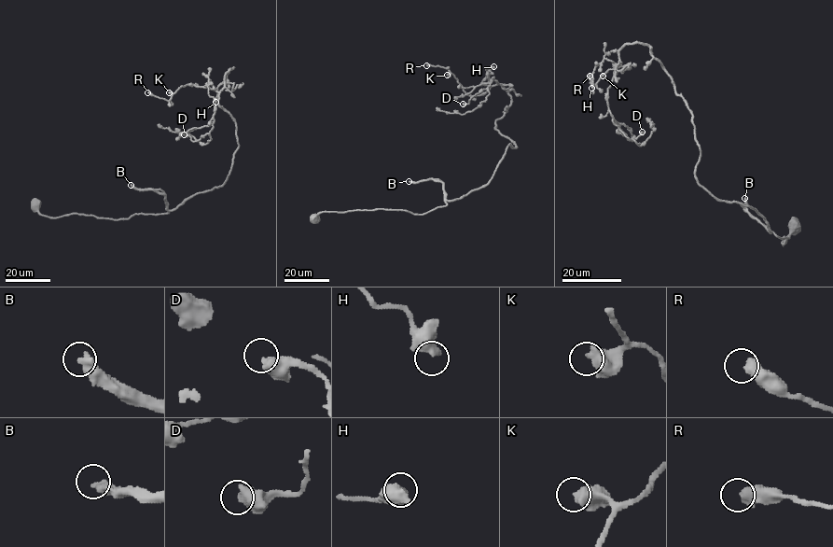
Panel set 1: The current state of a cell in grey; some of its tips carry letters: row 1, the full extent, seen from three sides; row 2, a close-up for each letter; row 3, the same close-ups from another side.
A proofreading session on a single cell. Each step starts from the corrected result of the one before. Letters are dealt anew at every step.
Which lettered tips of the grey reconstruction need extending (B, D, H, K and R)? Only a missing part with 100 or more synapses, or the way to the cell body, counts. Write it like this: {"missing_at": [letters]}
{"missing_at": ["B"]}

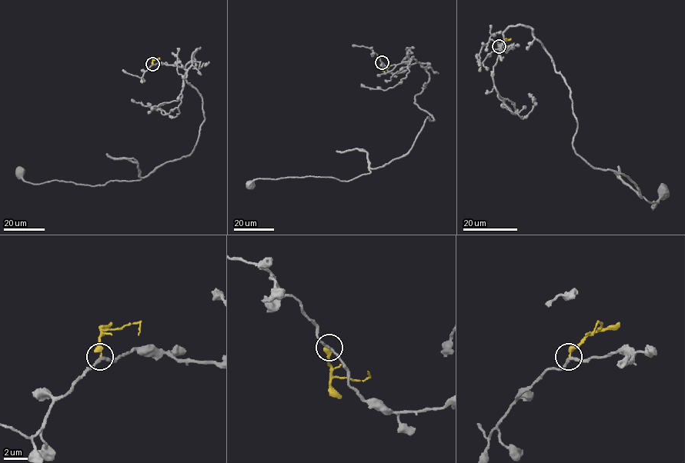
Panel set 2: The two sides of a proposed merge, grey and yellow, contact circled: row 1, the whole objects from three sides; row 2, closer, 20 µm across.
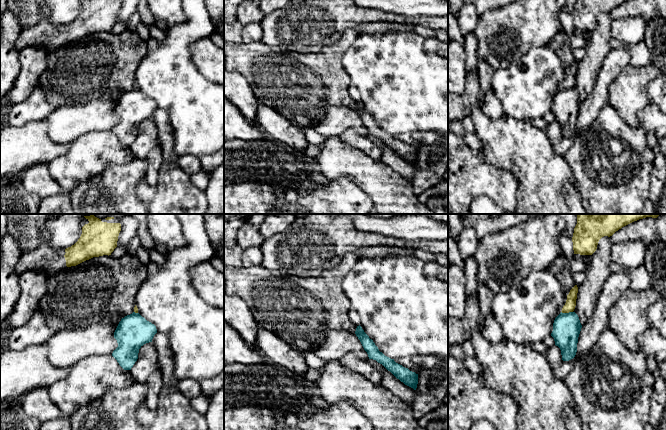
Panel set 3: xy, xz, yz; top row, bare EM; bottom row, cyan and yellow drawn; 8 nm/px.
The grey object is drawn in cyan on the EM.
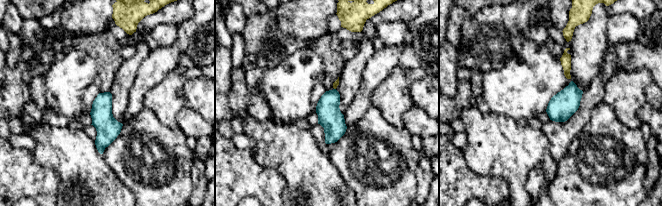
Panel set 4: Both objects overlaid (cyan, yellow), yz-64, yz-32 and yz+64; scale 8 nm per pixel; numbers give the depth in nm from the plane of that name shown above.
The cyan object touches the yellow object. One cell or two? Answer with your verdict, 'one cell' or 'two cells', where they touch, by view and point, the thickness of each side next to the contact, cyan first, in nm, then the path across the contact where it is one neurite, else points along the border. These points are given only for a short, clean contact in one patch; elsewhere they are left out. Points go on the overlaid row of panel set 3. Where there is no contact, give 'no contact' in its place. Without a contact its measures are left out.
two cells | yz (567, 313) | 220/90 nm | along yz (561, 311), (572, 312)

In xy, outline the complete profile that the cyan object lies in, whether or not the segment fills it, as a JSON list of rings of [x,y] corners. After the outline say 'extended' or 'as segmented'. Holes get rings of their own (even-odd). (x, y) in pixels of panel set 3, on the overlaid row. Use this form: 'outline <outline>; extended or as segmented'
outline [[[133,312],[125,316],[114,332],[118,347],[112,356],[124,370],[131,370],[138,359],[139,349],[144,344],[152,342],[156,333],[156,326],[139,313]]]; as segmented

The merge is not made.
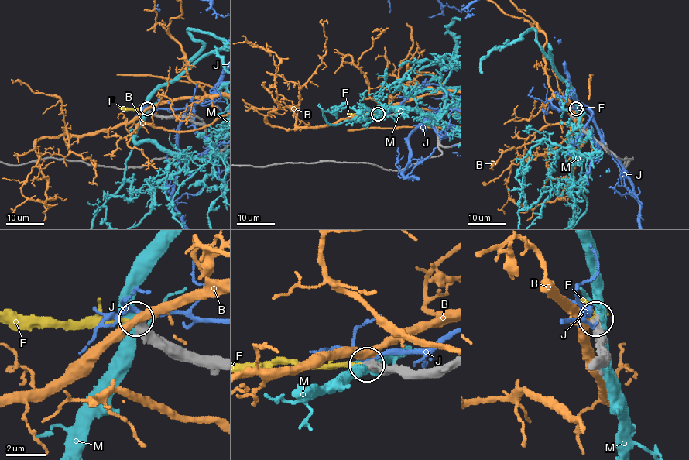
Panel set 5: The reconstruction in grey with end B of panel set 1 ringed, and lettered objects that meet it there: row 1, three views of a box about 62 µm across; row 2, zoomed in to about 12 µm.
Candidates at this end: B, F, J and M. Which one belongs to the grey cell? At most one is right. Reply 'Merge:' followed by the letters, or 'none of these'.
Merge: none of these

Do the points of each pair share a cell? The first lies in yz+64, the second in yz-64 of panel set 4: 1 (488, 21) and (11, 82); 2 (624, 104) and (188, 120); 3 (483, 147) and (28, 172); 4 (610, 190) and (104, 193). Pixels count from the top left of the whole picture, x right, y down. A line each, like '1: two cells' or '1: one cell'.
1: two cells
2: two cells
3: two cells
4: two cells

